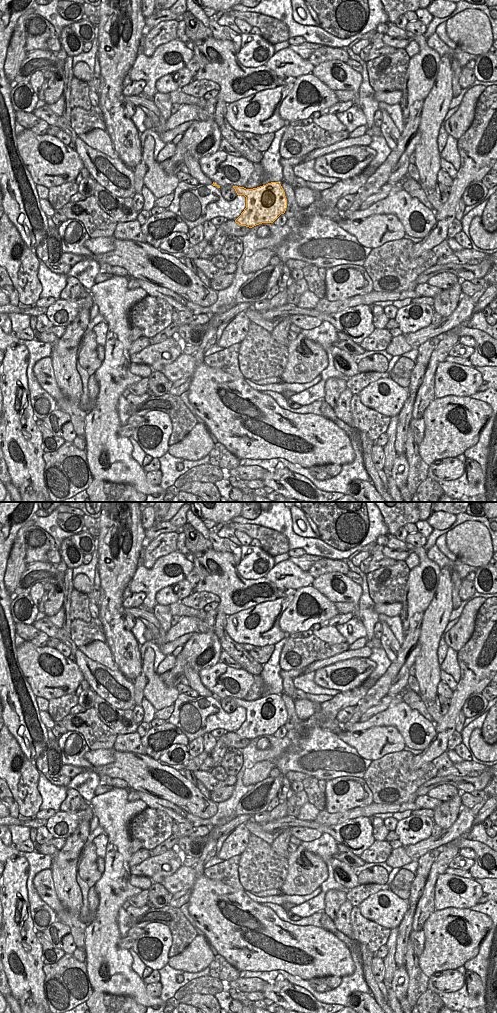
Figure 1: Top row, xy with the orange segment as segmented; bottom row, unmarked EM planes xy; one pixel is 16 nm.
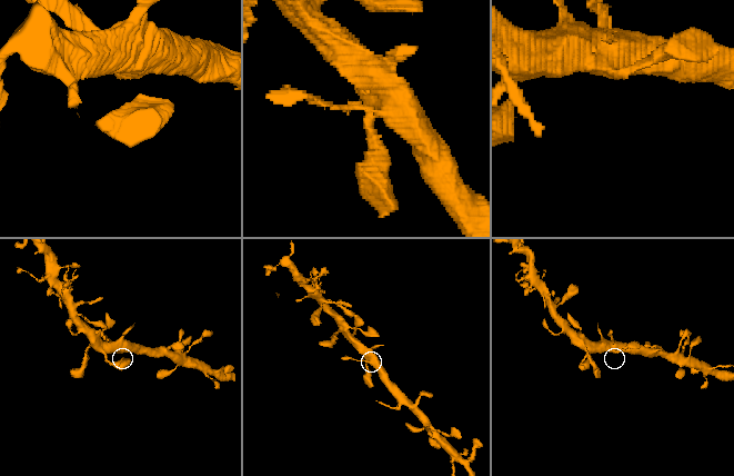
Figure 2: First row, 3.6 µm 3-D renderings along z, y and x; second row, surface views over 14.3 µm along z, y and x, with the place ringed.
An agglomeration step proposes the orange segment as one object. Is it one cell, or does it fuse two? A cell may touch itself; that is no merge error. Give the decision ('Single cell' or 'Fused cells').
Single cell.

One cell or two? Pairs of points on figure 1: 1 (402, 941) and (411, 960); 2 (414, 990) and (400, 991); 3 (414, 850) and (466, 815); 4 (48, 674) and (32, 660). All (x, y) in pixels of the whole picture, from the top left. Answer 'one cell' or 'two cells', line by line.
1: two cells
2: two cells
3: one cell
4: one cell

